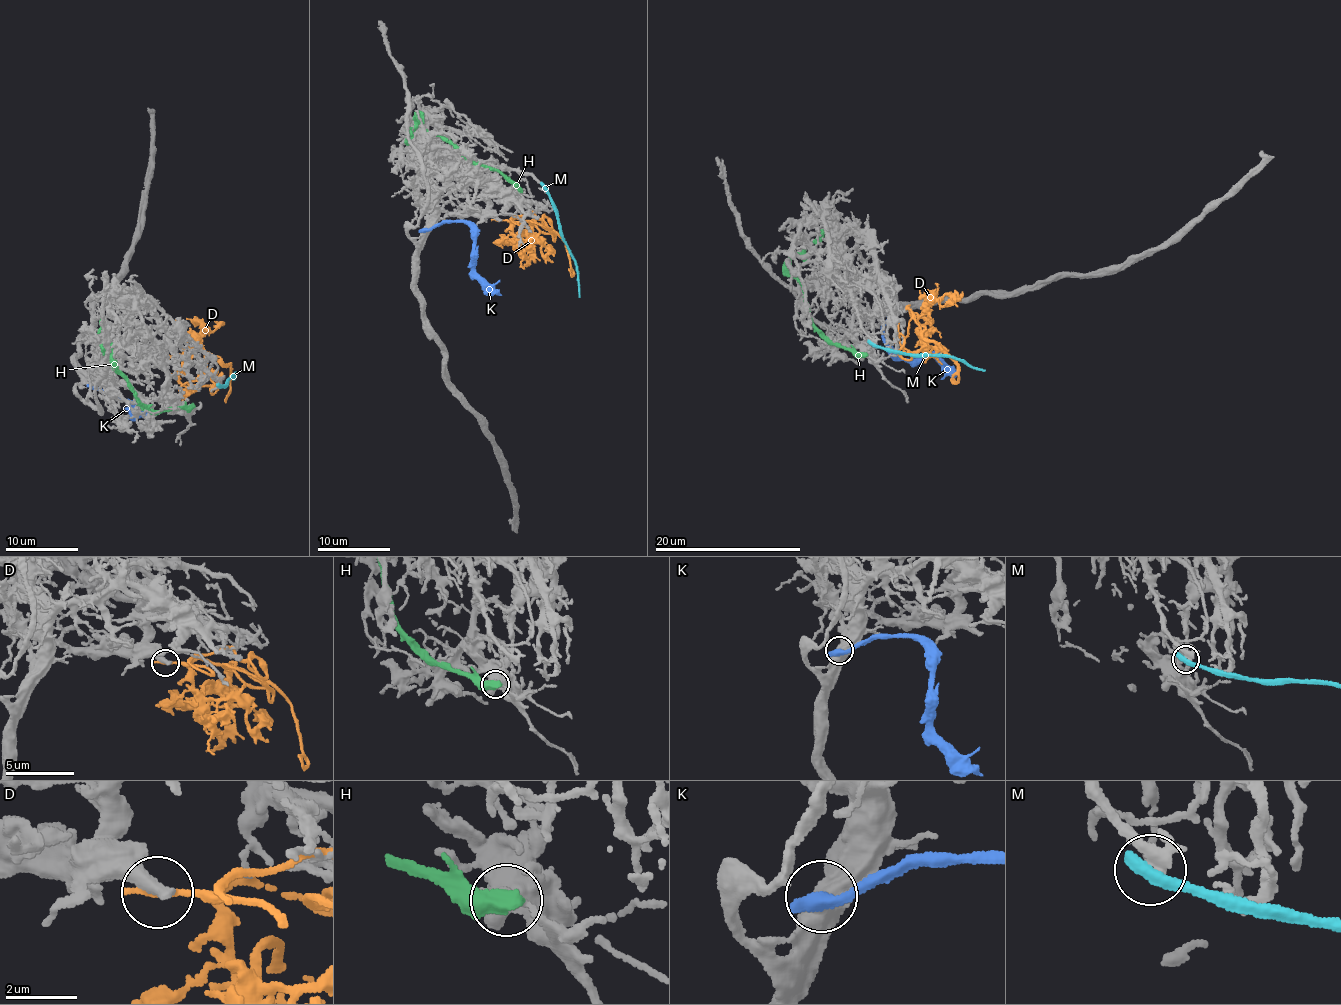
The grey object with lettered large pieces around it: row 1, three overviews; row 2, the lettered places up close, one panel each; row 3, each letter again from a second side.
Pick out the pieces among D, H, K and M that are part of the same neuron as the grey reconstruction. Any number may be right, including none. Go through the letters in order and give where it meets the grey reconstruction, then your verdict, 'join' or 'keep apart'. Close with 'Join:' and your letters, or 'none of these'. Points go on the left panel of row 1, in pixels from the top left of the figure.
D: meets grey at (168, 372); keep apart
H: meets grey at (191, 406); keep apart
K: meets grey at (93, 385); keep apart
M: meets grey at (219, 385); keep apart
Join: none of these

